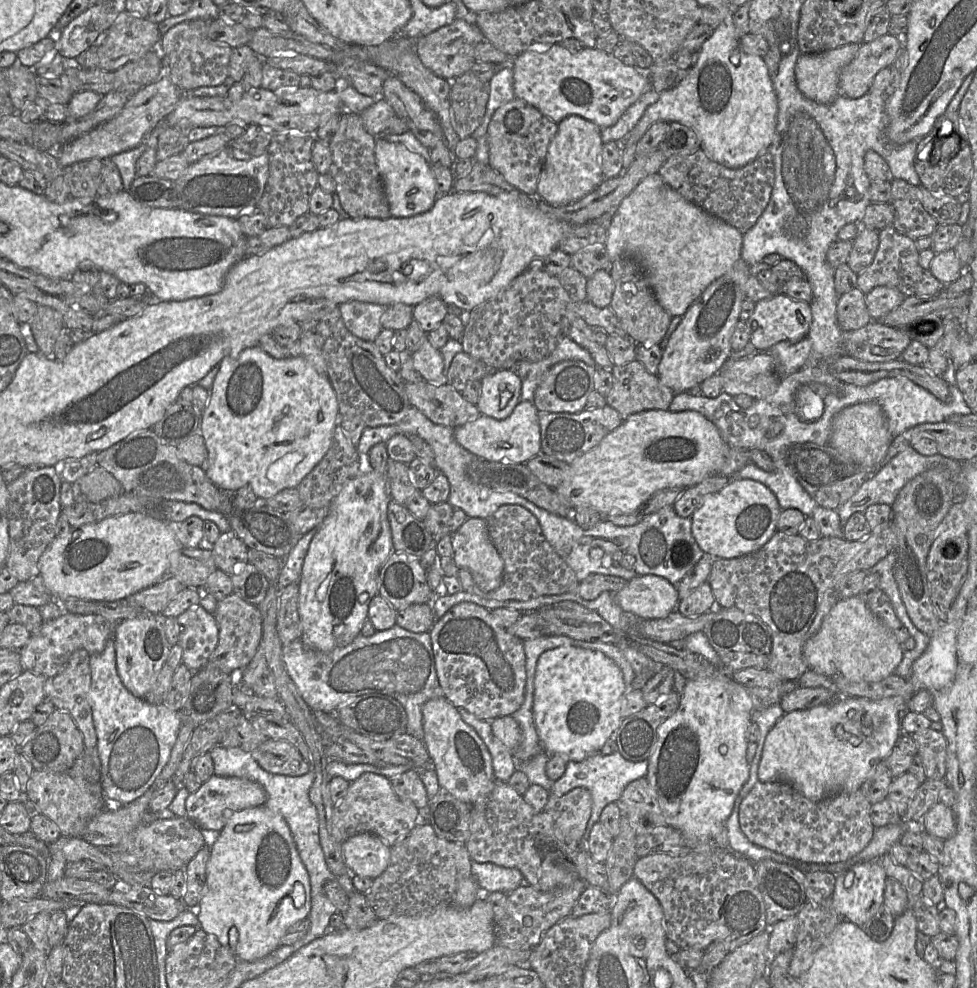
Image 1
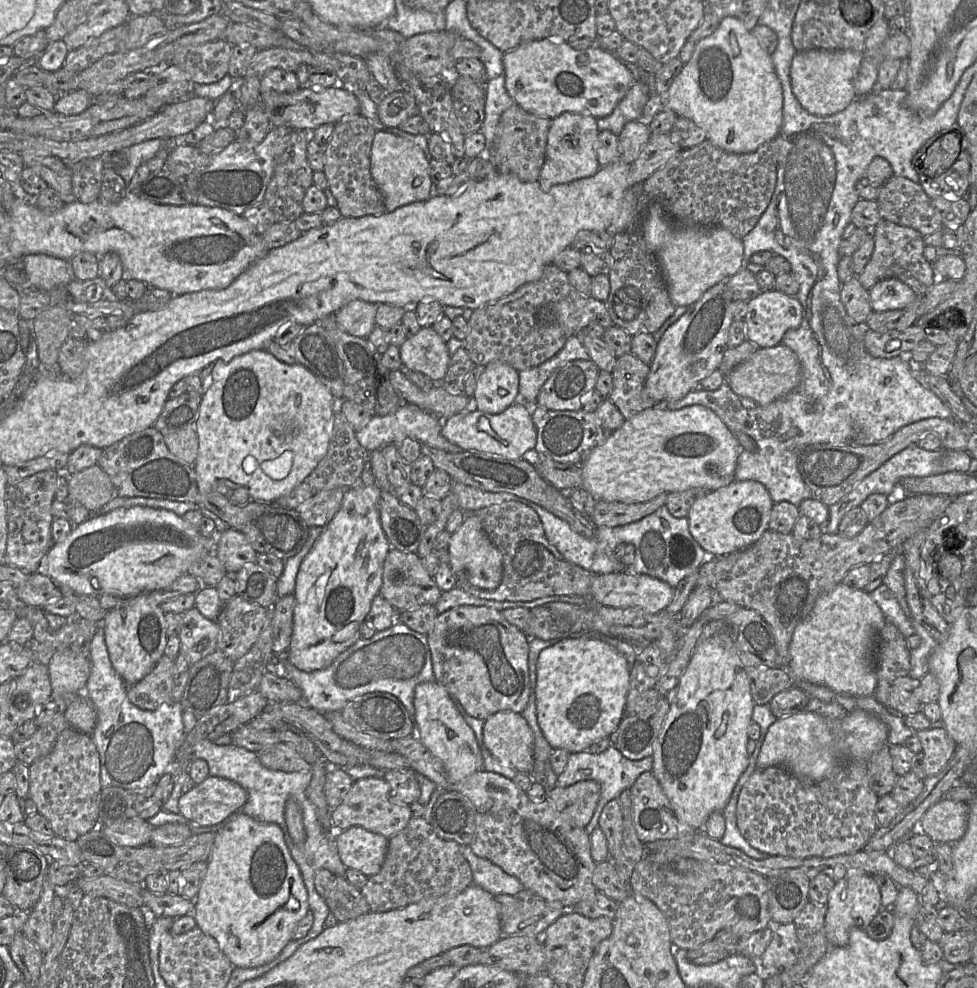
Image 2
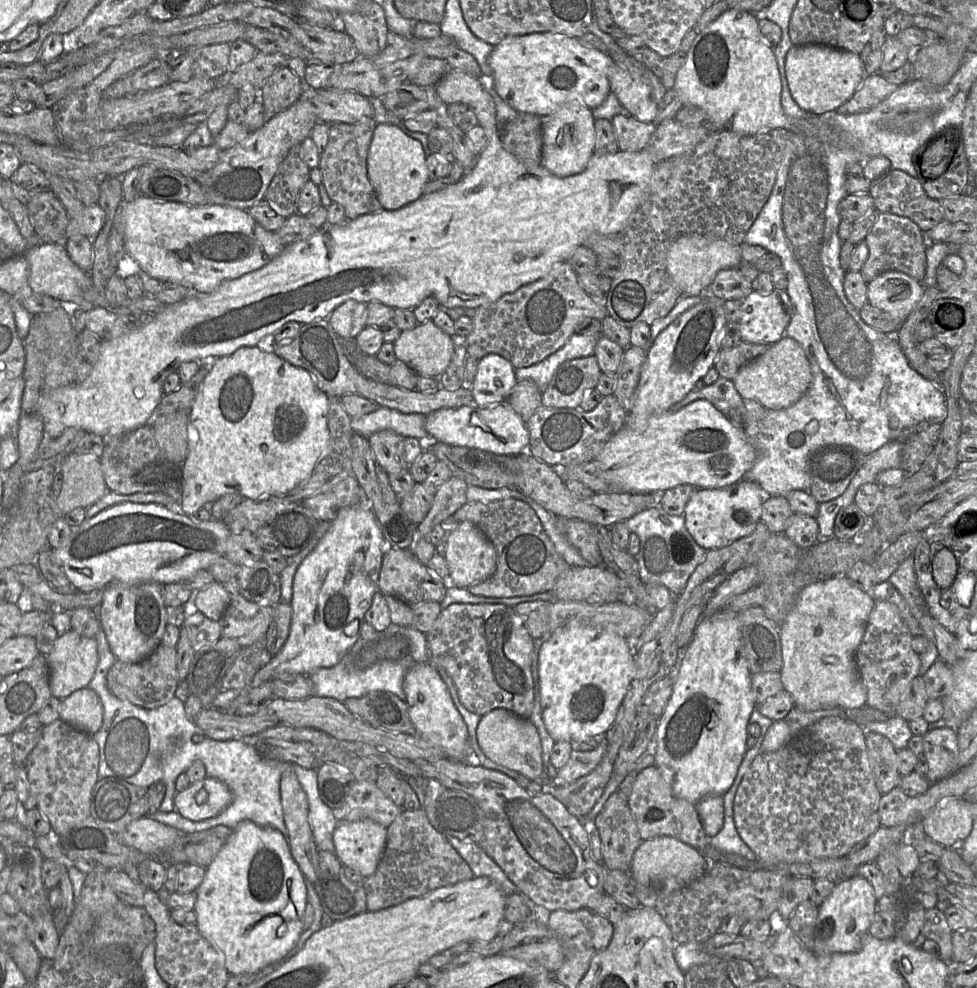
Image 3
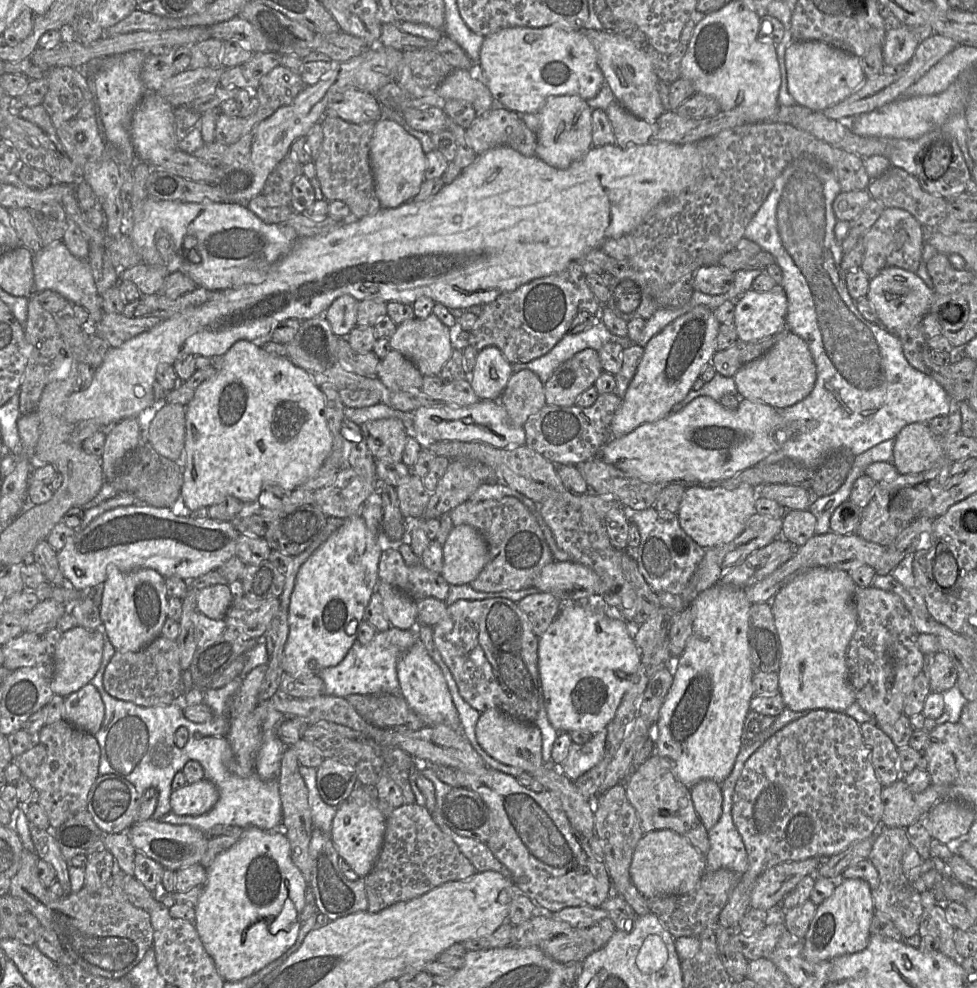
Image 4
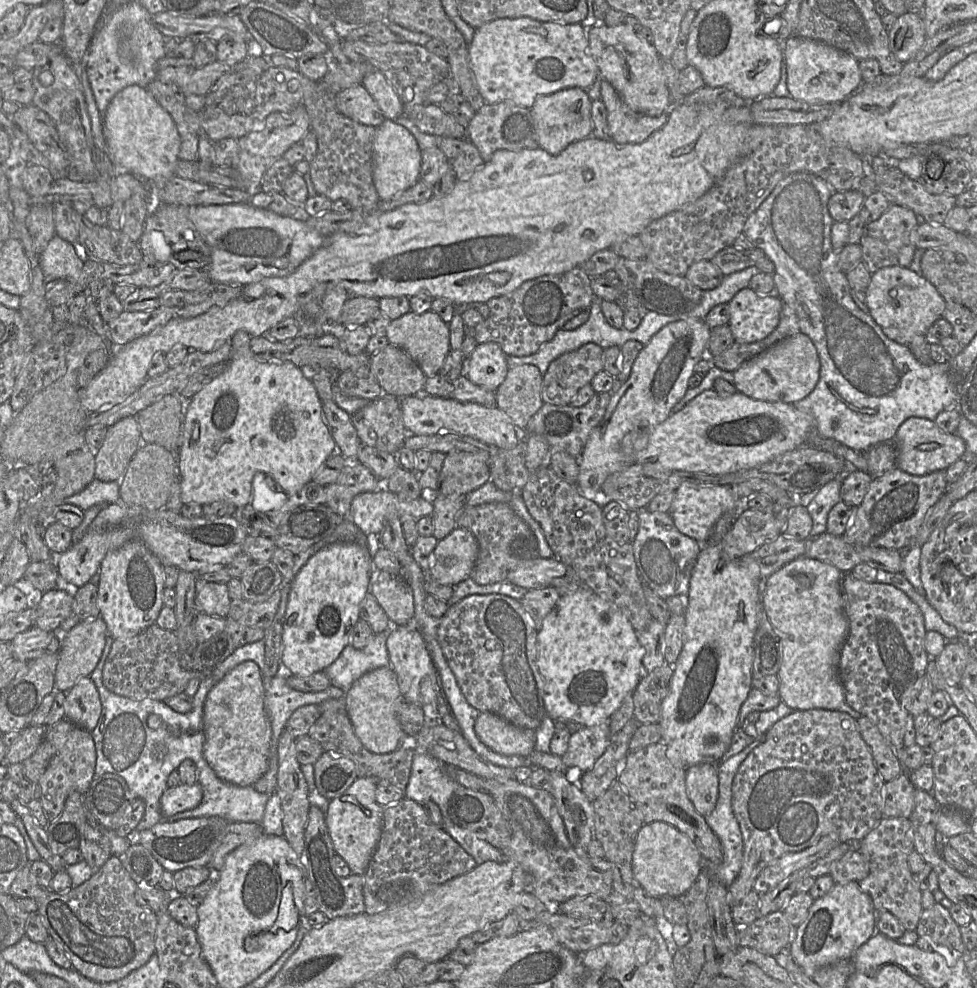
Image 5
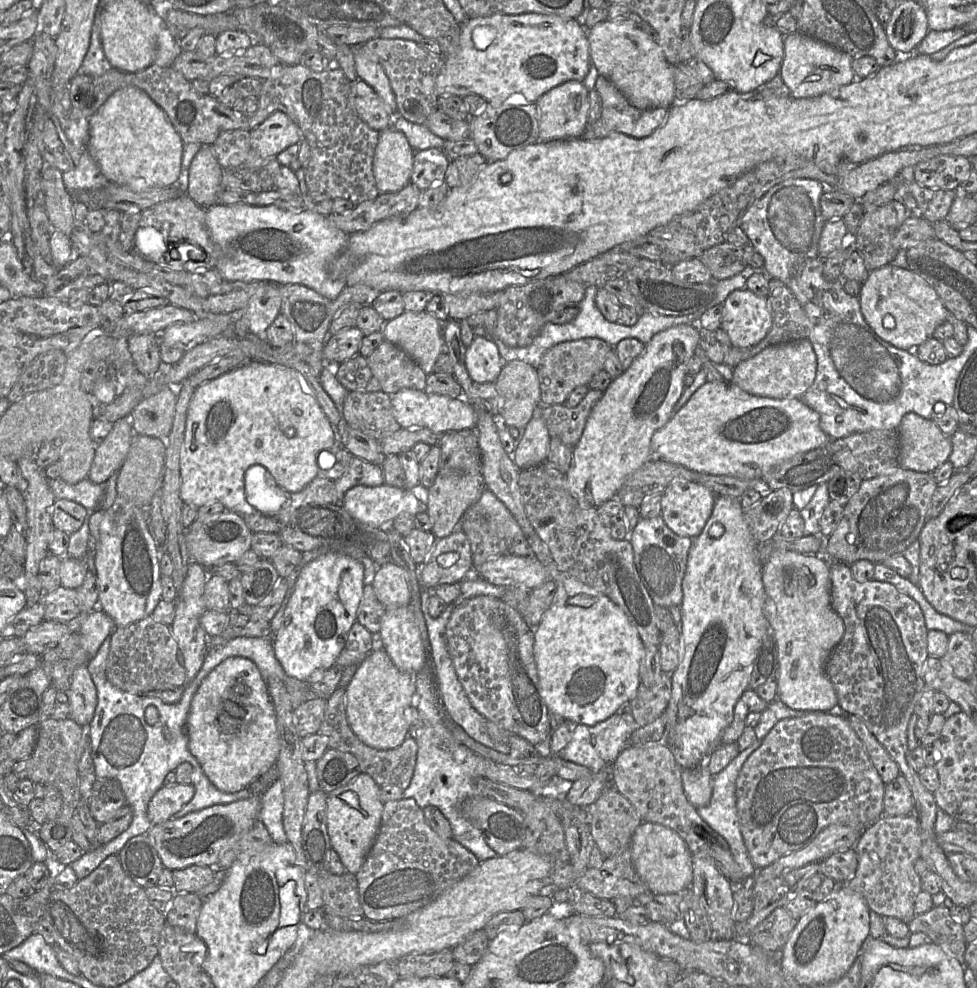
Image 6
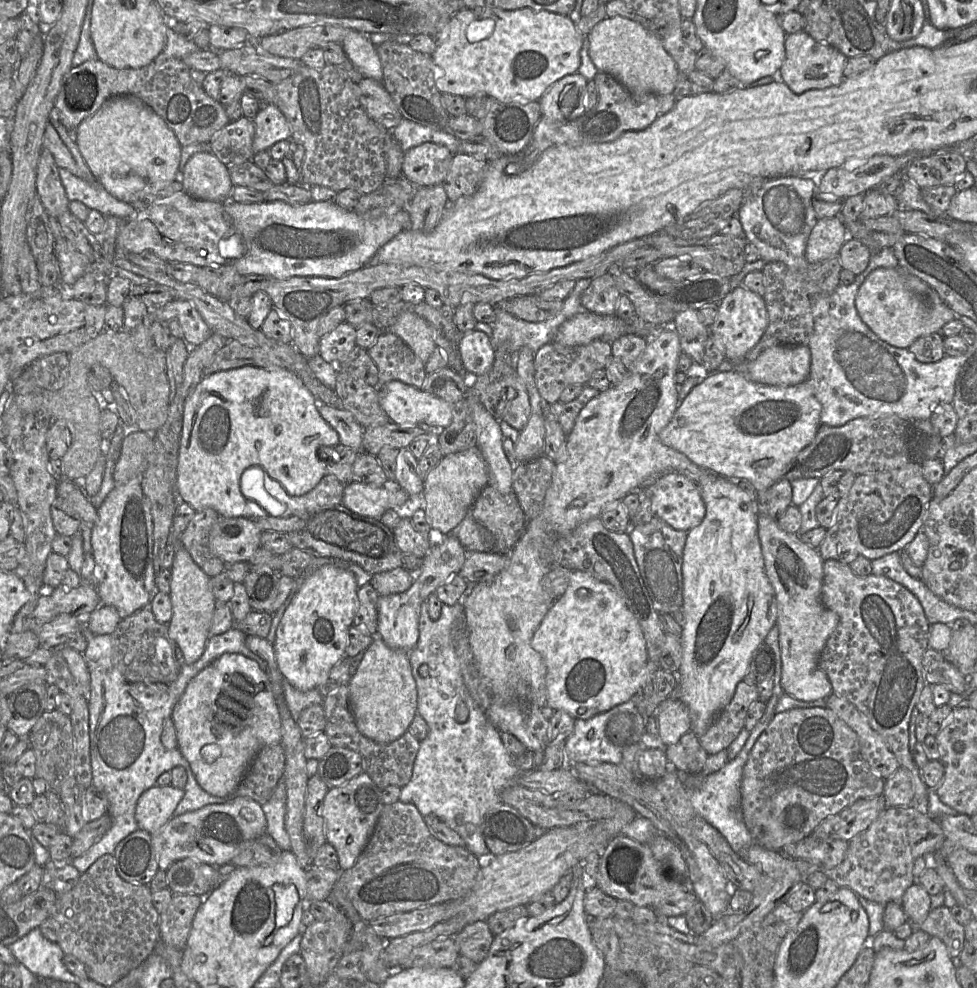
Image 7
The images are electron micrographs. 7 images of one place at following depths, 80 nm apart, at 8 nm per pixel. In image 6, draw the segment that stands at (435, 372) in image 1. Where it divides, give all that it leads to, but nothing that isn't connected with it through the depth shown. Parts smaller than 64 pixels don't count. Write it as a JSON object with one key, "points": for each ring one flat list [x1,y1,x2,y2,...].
{"points":[[405,310,386,321,382,332,386,340,405,350,429,375,445,346,443,326,444,323,426,310]]}

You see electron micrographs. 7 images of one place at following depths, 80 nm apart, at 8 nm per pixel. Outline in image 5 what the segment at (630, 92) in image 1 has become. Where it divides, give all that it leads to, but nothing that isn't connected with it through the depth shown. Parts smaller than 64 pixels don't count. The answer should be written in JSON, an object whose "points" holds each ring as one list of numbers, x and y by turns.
{"points":[[528,17,495,19,477,28,468,51,485,102,512,103,530,109,538,96,572,87,587,92,598,73,589,49,590,29,580,23,559,24]]}

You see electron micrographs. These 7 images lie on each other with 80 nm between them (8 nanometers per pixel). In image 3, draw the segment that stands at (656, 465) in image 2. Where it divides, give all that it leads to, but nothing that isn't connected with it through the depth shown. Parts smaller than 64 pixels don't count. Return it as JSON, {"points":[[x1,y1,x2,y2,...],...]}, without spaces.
{"points":[[699,399,684,406,676,412,665,411,659,414,651,415,646,425,642,429,633,429,625,424,610,440,604,445,600,453,595,457,594,461,602,472,602,477,608,481,616,489,620,489,625,493,663,493,664,491,679,485,690,485,696,489,716,489,731,486,745,478,745,474,755,463,757,457,756,450,747,438,746,434,739,428,733,426,731,422,718,411,709,401]]}

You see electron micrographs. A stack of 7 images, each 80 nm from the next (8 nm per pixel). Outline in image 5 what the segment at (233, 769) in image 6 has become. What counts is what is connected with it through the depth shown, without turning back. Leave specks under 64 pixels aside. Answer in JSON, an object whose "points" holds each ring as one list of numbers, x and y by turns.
{"points":[[244,661,208,692,203,707,203,756,215,774,237,786,253,786,267,771,272,730,264,705,263,677,254,661]]}

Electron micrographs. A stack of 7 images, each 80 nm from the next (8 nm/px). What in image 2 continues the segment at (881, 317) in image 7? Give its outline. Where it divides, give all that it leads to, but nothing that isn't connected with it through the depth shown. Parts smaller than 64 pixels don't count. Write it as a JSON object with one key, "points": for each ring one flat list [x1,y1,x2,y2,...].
{"points":[[896,278,881,280,869,290,870,306,876,312,903,309,918,296,911,287]]}

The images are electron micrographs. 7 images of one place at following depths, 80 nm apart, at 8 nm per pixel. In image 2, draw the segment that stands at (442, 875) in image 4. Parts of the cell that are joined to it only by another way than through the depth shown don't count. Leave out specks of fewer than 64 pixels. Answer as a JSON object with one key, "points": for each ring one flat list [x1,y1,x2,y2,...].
{"points":[[412,817,407,826,388,841,388,850,379,873,369,877,361,892,368,903,370,912,382,913,404,908,426,898,453,896,473,884,472,871,460,851,460,844,441,838,422,817]]}

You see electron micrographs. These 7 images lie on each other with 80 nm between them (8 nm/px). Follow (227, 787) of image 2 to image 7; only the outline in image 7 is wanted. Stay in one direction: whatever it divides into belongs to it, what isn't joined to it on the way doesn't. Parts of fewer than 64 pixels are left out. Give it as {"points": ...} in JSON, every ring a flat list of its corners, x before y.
{"points":[[153,786,138,799,135,819,140,830,151,834,165,826,184,797,184,788]]}

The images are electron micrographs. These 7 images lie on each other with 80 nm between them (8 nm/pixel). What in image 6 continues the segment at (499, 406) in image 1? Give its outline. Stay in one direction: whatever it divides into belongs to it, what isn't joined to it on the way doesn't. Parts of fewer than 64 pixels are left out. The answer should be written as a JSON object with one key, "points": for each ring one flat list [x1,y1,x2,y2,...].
{"points":[[475,335,466,348,465,363,471,379,476,383,495,382,504,365,494,341,481,335]]}

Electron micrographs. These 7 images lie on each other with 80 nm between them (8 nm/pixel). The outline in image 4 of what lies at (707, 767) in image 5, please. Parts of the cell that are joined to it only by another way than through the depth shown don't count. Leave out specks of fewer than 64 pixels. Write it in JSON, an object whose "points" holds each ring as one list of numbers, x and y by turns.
{"points":[[701,780,690,788,694,808,709,831,722,814,721,785,713,780]]}

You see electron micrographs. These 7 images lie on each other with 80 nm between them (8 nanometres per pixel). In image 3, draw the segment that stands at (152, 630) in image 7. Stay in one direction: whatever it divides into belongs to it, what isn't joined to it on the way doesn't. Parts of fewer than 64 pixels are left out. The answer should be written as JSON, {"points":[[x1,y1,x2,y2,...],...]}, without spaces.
{"points":[[159,644,145,659,138,663,126,663,116,660,107,673,109,691,121,700,145,709,155,709,166,705,175,697,178,686,176,649]]}

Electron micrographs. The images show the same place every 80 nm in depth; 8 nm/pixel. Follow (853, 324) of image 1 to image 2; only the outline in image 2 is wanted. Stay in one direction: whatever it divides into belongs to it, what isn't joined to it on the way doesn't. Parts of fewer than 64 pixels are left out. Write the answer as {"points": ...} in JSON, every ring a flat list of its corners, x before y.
{"points":[[858,275,842,284,840,298,849,317,856,323,866,322,872,312,869,291,861,285]]}

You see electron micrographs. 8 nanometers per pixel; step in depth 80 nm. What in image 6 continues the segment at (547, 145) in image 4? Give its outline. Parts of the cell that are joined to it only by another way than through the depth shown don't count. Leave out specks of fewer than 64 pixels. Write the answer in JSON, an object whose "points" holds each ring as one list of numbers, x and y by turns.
{"points":[[570,80,544,93,536,102,539,121,538,142,583,138,588,125,588,90,583,82]]}

